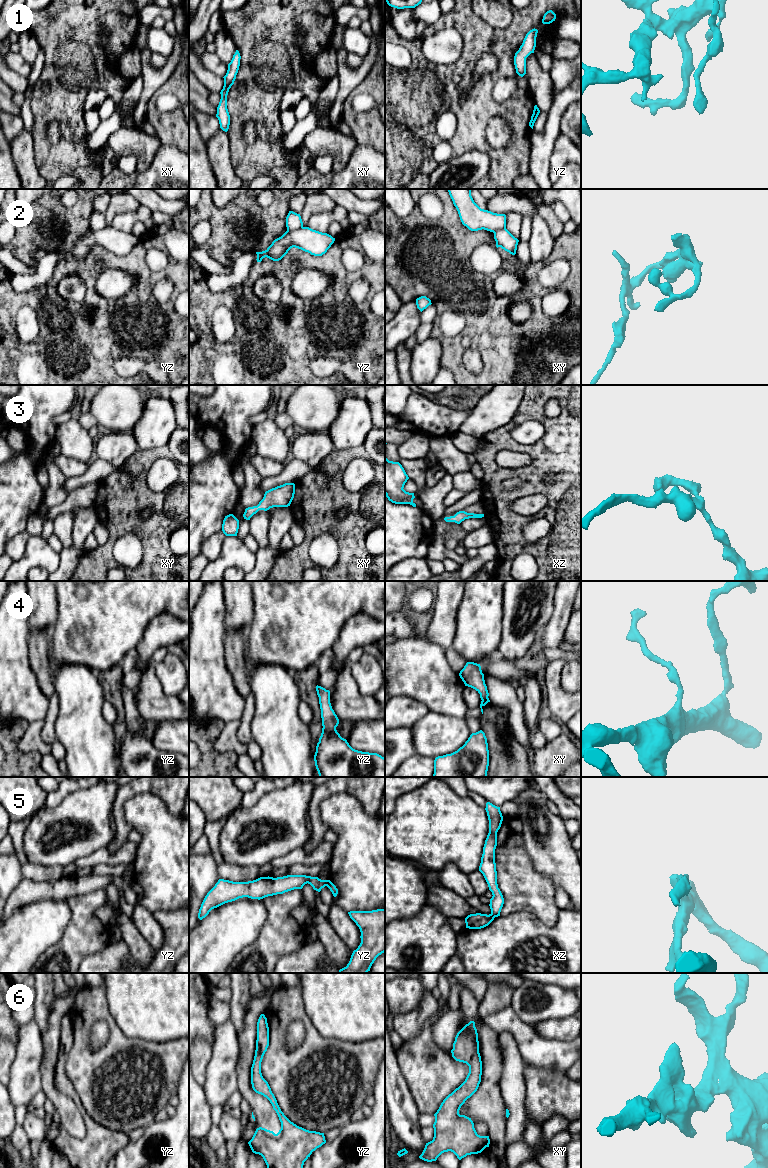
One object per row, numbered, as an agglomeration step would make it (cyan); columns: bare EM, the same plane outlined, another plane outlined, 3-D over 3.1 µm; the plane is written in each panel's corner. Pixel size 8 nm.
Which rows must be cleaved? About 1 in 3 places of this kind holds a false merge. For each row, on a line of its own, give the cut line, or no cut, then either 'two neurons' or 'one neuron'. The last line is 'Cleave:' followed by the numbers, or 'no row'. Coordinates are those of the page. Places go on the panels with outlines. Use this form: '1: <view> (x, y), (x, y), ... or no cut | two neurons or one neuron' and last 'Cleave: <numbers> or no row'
1: no cut | one neuron
2: yz (302, 226), (294, 230), (287, 230) | two neurons
3: no cut | one neuron
4: no cut | one neuron
5: yz (329, 880), (326, 885) | two neurons
6: no cut | one neuron
Cleave: 2, 5

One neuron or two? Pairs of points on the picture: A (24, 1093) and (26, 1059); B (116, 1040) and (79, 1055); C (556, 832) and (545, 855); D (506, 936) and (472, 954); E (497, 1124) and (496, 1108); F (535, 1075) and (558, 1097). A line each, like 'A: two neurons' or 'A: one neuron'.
A: one neuron
B: one neuron
C: one neuron
D: one neuron
E: one neuron
F: one neuron

